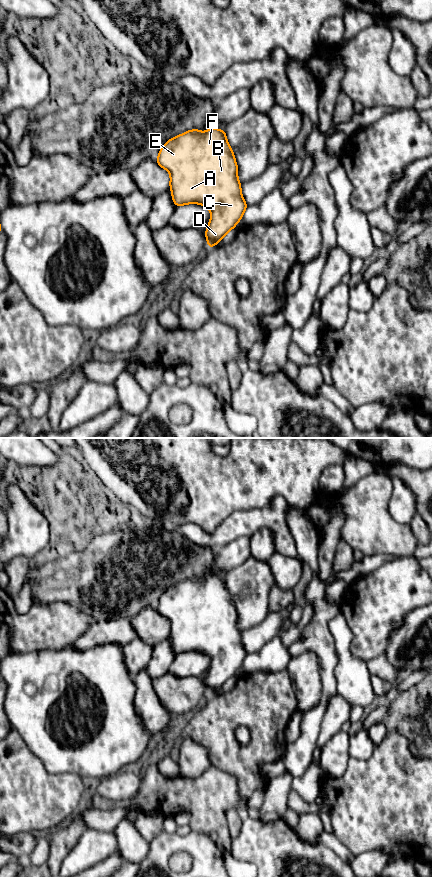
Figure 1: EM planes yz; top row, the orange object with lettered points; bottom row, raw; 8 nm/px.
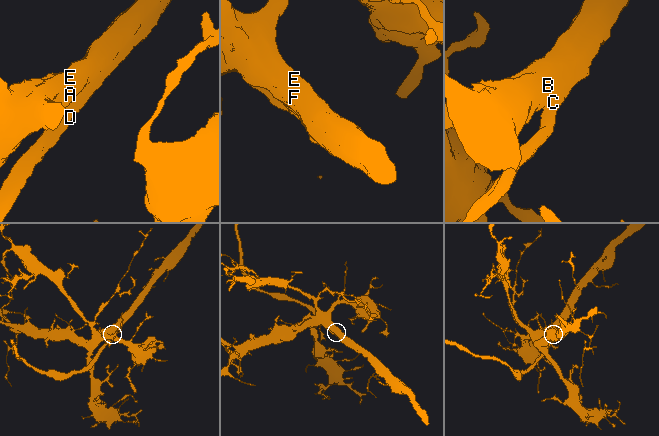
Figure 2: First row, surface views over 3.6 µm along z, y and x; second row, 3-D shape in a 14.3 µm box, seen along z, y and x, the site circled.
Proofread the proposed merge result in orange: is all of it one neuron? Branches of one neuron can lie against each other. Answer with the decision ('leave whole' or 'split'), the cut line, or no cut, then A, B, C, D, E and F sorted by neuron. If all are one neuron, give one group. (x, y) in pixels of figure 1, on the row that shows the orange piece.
leave whole; no cut; A B C D E F

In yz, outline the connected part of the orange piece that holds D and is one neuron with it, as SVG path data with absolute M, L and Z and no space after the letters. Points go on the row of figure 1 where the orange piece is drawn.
M196 128L173 137L161 147L156 162L170 174L169 188L176 207L201 204L209 209L211 218L205 236L208 247L214 248L235 228L248 206L241 192L238 166L225 130L210 128L201 133Z

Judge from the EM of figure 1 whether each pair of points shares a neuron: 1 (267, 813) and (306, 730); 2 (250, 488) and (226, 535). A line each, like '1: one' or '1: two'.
1: two
2: two

